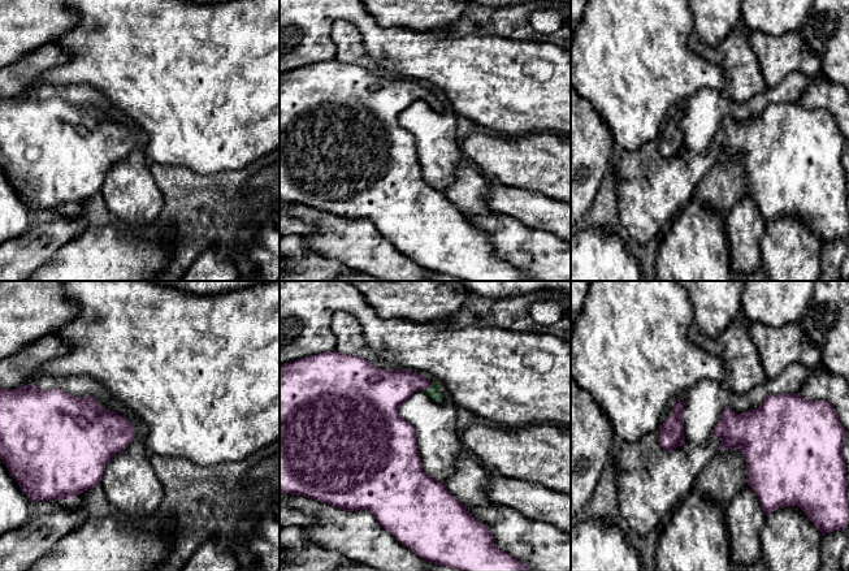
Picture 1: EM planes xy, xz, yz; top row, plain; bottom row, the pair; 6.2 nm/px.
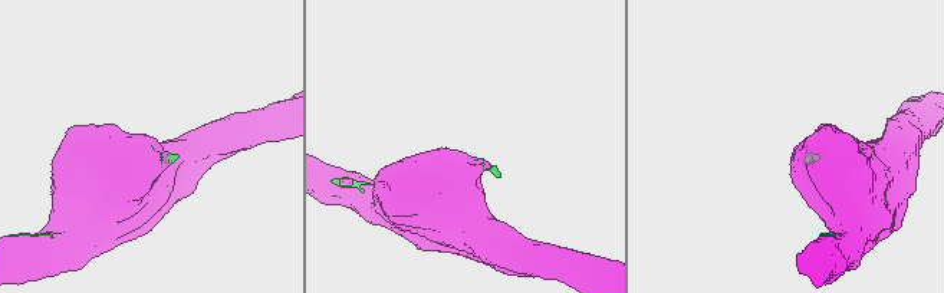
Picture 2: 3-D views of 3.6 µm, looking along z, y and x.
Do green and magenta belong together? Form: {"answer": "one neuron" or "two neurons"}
{"answer": "one neuron"}

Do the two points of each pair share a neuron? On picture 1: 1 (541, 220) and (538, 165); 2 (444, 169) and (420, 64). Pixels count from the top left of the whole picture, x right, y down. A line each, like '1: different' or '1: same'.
1: different
2: different

